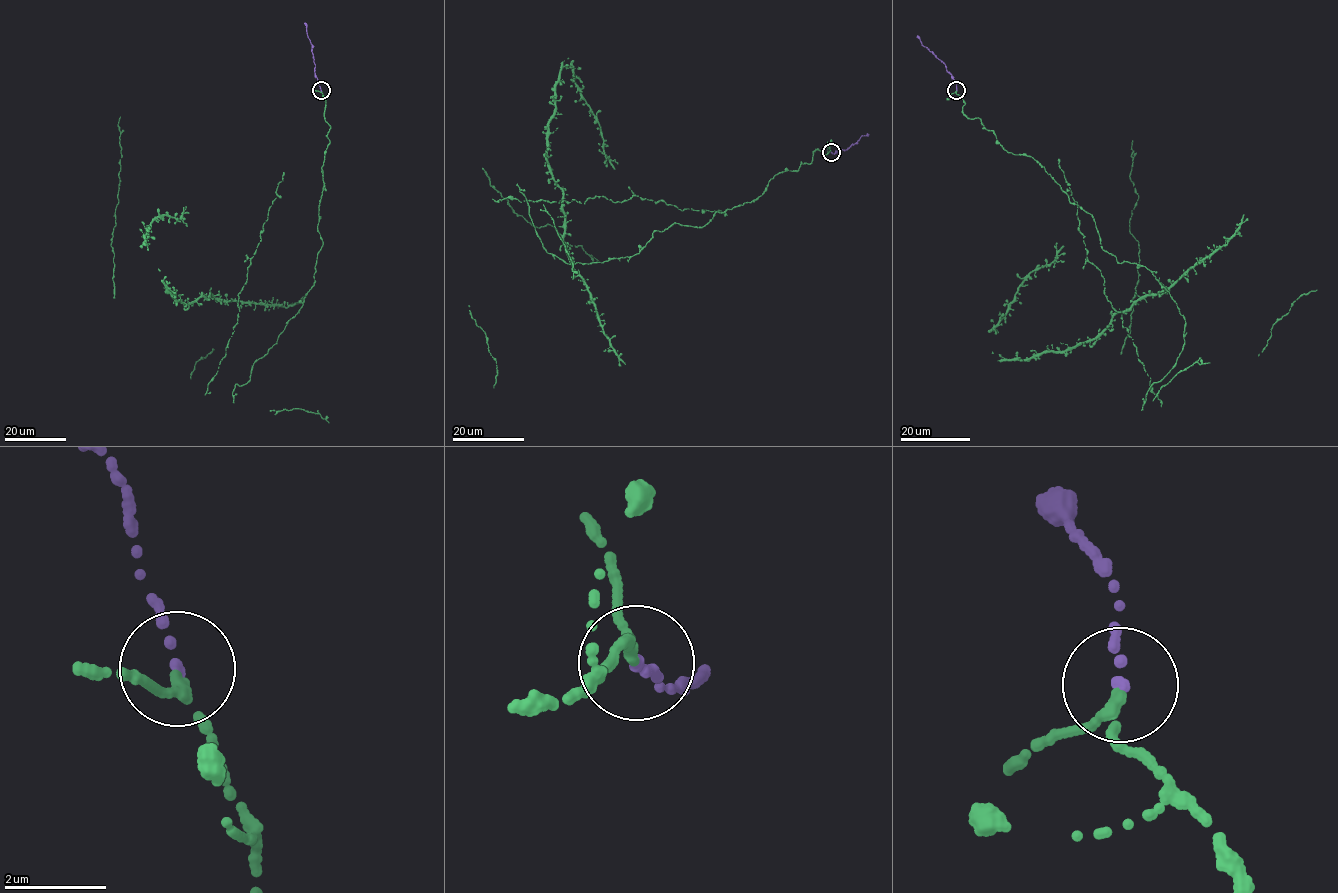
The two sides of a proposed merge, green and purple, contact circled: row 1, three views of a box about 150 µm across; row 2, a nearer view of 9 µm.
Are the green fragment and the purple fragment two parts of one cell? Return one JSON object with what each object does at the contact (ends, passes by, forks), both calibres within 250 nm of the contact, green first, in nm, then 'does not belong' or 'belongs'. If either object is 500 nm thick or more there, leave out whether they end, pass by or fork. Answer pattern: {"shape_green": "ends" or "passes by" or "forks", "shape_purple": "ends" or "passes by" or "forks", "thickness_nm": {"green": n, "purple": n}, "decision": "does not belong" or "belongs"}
{"shape_green": "passes by", "shape_purple": "ends", "thickness_nm": {"green": 180, "purple": 170}, "decision": "belongs"}

